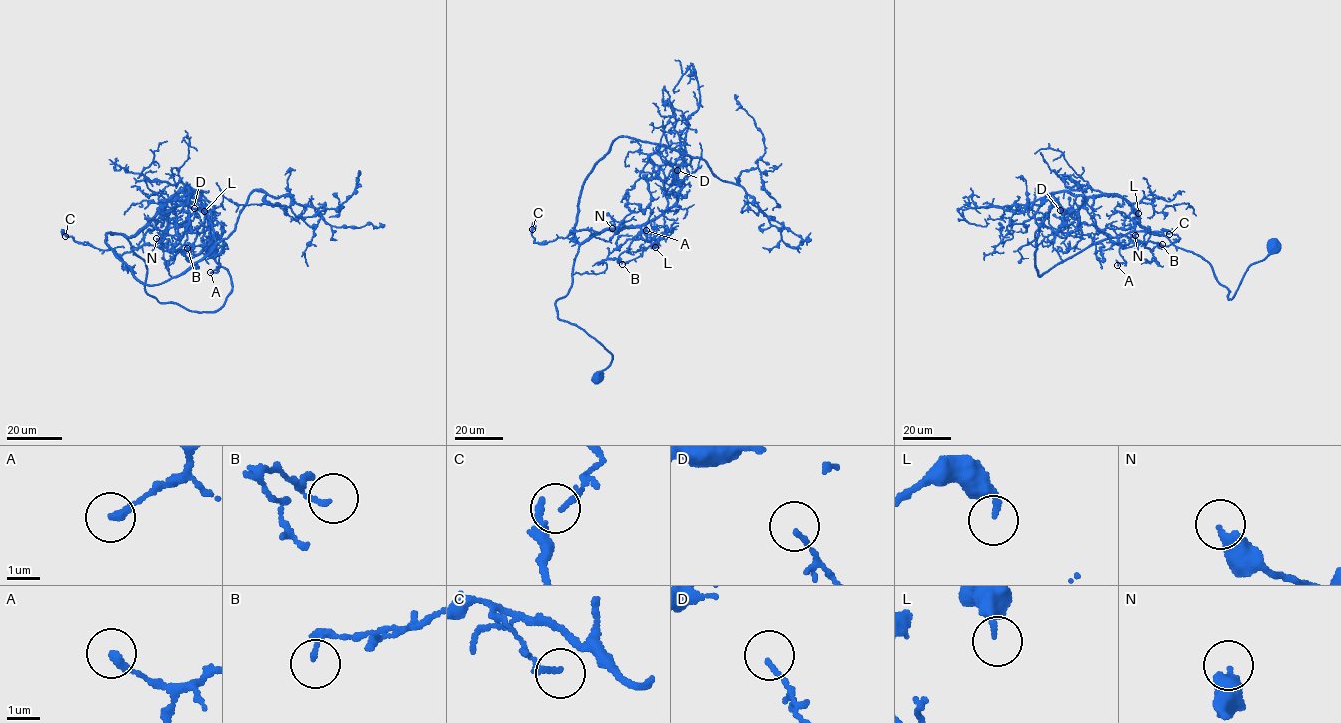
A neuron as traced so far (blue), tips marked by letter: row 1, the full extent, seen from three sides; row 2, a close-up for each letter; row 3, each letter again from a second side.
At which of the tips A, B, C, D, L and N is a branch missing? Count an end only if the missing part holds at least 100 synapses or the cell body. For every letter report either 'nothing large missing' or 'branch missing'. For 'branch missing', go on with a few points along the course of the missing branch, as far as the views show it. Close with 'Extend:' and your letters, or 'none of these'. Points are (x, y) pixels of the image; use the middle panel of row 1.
A: nothing large missing
B: nothing large missing
C: nothing large missing
D: nothing large missing
L: nothing large missing
N: nothing large missing
Extend: none of these

